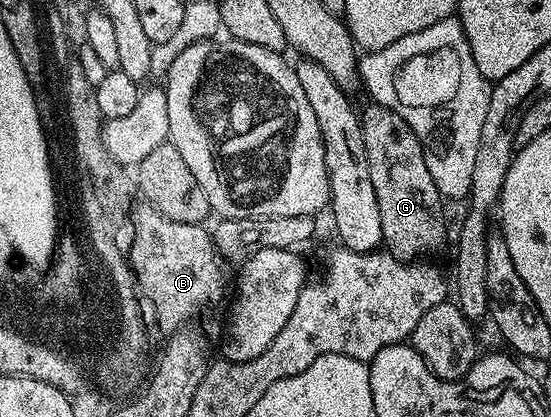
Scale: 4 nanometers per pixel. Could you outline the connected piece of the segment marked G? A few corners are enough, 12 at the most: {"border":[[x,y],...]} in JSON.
{"border":[[362,107],[386,253],[443,246],[444,199],[421,140],[389,108]]}

